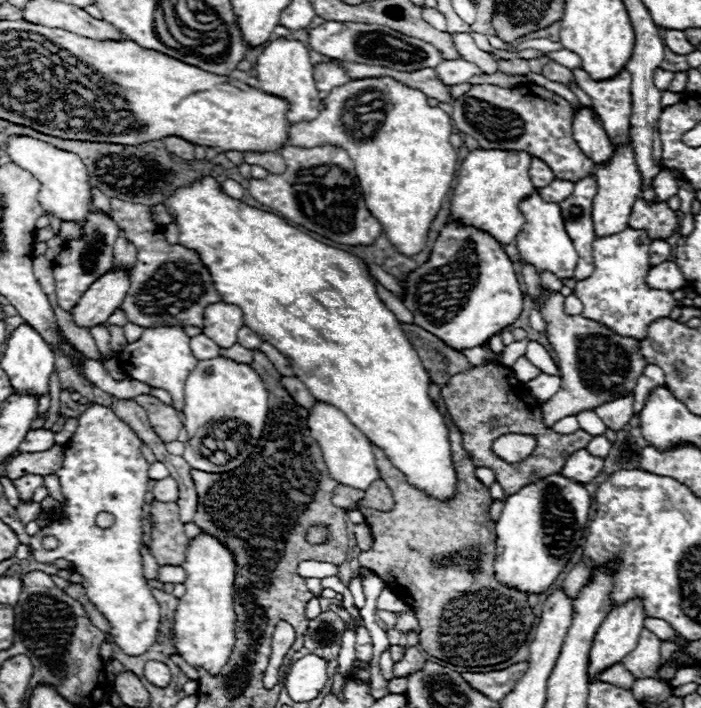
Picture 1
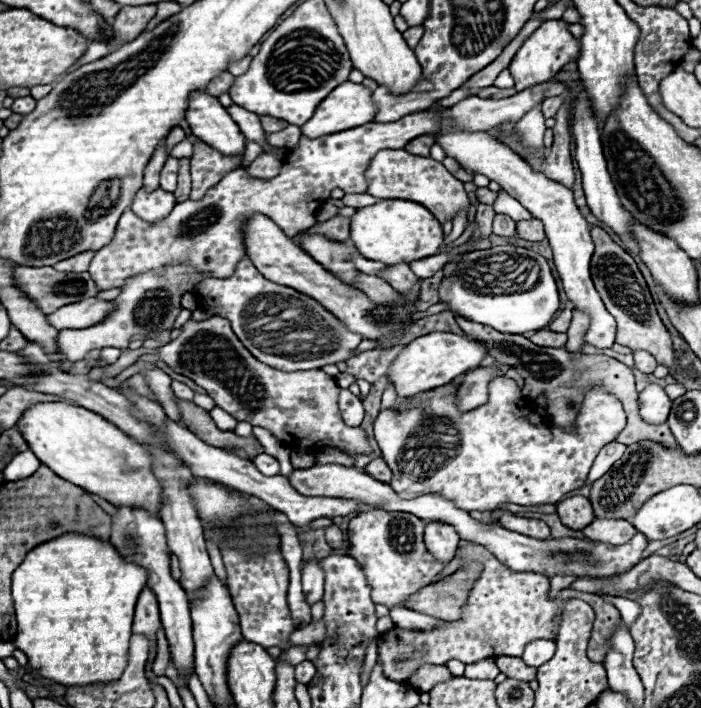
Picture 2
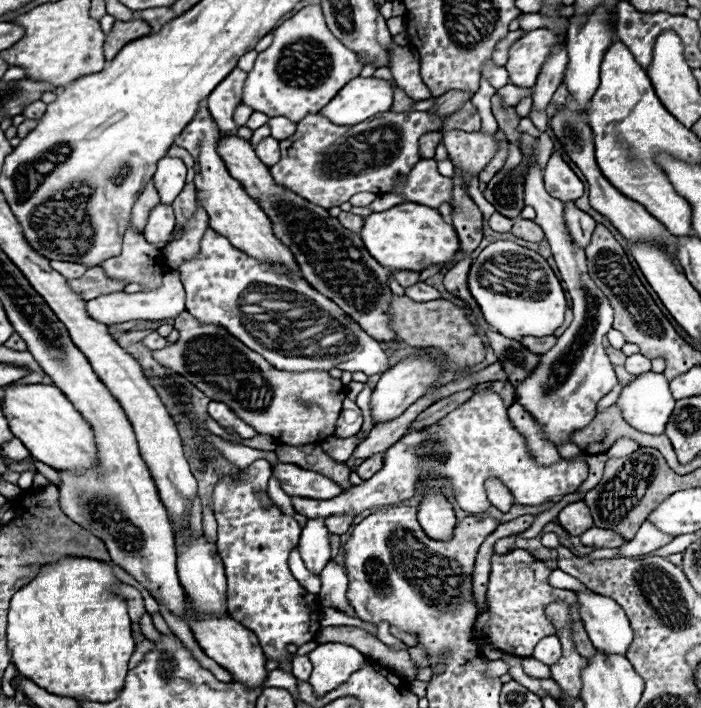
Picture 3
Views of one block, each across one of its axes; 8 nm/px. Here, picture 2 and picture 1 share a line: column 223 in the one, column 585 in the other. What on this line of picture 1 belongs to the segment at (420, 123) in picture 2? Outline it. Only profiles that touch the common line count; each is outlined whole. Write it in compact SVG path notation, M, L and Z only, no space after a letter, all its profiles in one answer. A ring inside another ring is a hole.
M584 178L574 184L572 194L560 202L560 212L564 218L564 228L572 238L572 244L580 256L580 264L576 268L576 280L584 280L592 276L594 260L592 260L592 242L596 240L594 222L592 222L592 200L596 196L596 178Z

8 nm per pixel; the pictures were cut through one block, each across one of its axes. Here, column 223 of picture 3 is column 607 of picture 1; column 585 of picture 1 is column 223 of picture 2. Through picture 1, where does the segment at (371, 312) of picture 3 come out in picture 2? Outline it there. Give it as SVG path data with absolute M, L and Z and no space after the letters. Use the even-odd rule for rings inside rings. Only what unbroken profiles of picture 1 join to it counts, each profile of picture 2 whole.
M190 92L186 120L196 138L204 140L222 154L238 154L246 146L246 138L242 136L238 124L214 96L208 96L208 92Z

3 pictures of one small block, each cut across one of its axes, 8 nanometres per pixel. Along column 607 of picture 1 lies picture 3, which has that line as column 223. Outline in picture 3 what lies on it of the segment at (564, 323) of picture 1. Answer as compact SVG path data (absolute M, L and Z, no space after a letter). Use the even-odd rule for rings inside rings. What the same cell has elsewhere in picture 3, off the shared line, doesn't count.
M182 312L174 320L174 328L180 332L180 338L160 350L152 350L152 356L172 372L188 378L196 388L200 388L210 400L224 402L232 412L258 430L258 434L268 434L284 444L314 444L322 442L336 432L336 420L346 398L344 384L338 378L330 378L324 370L310 372L284 372L272 368L260 354L246 348L238 338L234 338L226 328L218 324L200 324L192 314Z

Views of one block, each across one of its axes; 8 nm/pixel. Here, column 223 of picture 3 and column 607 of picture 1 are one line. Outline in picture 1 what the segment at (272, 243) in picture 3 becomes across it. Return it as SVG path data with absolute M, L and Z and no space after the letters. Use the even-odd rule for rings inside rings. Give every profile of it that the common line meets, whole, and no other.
M632 142L620 144L620 146L612 144L612 146L614 146L614 156L604 164L596 164L596 170L594 170L596 182L598 182L598 194L594 198L592 218L594 218L594 232L598 238L622 232L628 226L632 204L642 192L642 178L640 178L640 170L636 164Z

